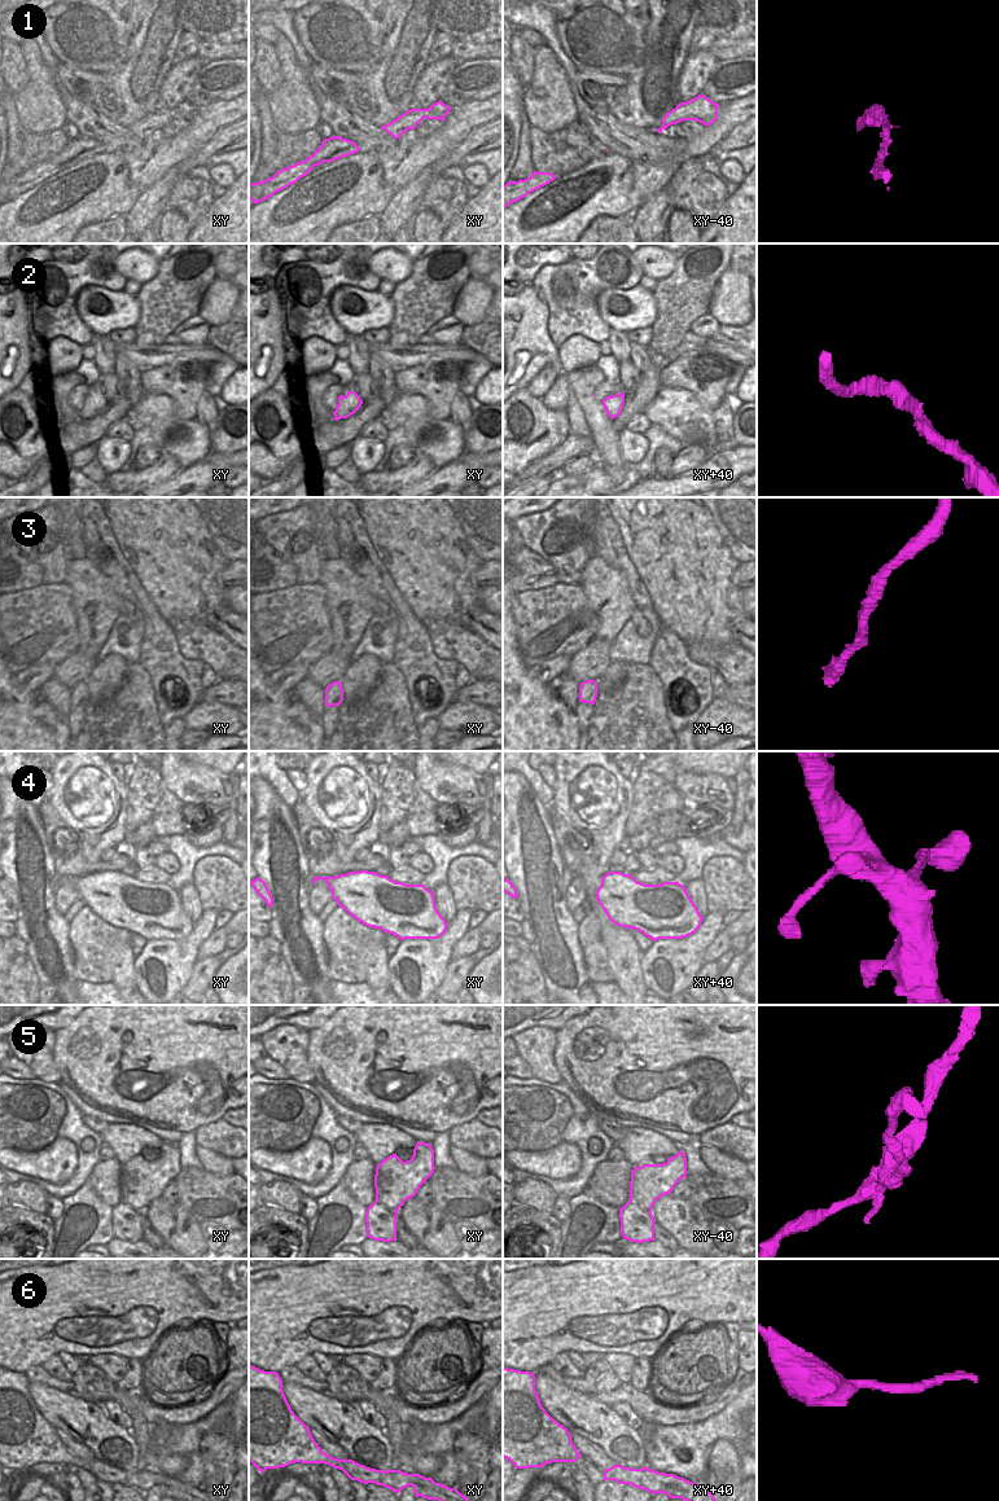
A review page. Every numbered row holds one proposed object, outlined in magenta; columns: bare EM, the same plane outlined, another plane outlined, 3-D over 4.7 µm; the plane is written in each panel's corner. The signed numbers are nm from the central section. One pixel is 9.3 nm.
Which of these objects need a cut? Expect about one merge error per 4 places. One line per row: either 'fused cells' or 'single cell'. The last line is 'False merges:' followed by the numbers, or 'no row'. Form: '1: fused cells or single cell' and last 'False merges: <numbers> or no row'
1: single cell
2: fused cells
3: single cell
4: single cell
5: fused cells
6: single cell
False merges: 2, 5

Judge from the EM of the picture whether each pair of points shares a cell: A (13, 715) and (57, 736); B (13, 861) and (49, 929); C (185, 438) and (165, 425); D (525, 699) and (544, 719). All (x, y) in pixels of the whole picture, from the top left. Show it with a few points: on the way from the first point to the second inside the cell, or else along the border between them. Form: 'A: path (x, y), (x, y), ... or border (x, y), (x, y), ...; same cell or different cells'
A: path (23, 725), (34, 736), (47, 736); same cell
B: path (17, 880), (36, 900), (40, 914); same cell
C: border (179, 421), (179, 425), (169, 435); different cells
D: path (530, 703), (539, 714); same cell

